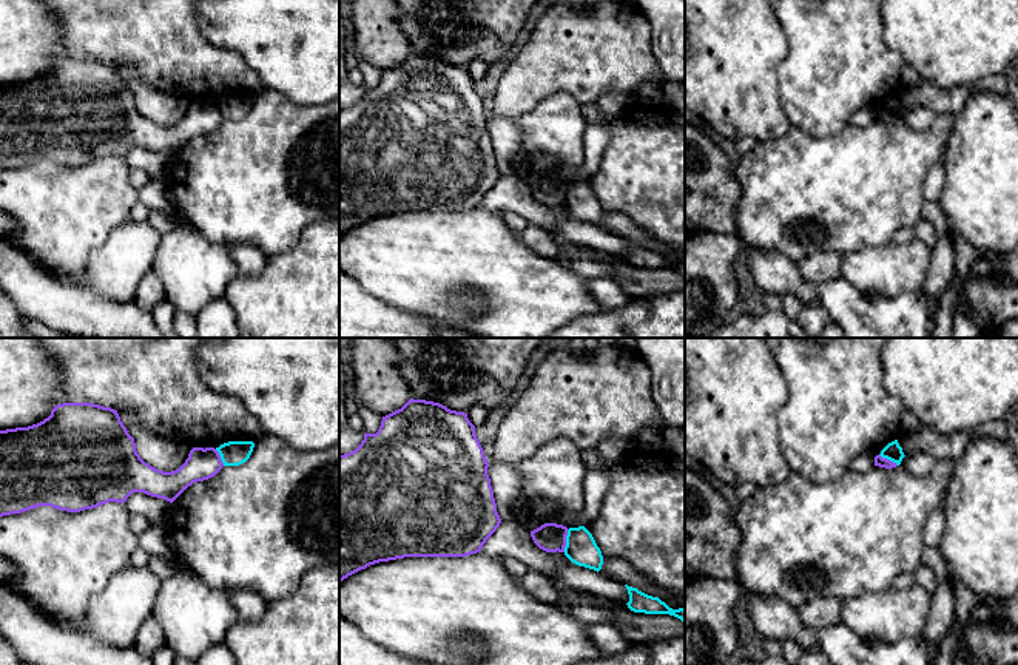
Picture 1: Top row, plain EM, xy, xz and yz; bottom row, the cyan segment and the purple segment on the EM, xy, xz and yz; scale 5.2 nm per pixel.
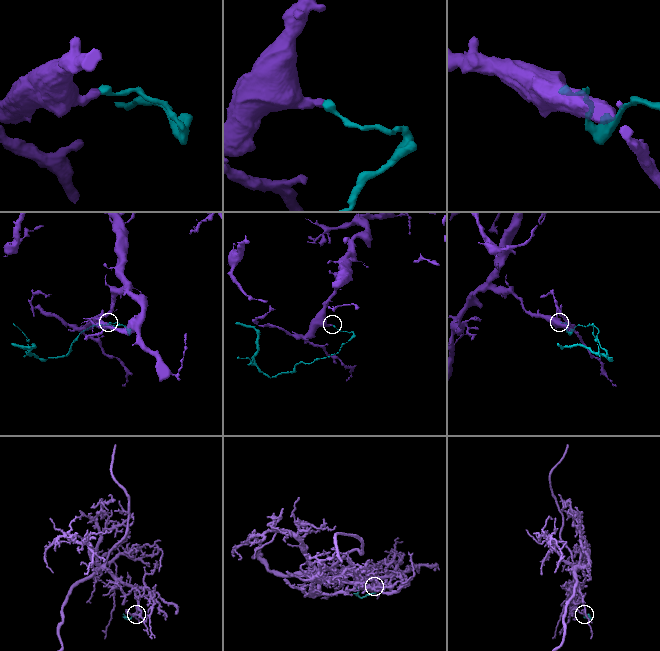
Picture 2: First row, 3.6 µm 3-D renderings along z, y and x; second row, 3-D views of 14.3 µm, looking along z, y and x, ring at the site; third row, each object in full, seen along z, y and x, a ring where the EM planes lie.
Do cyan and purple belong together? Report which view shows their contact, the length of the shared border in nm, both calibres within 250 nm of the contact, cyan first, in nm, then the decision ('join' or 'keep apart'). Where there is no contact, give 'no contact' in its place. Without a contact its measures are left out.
meets cyan in xz; contact 120 nm long; 160 nm thick on the cyan side, 160 nm on the other; keep apart

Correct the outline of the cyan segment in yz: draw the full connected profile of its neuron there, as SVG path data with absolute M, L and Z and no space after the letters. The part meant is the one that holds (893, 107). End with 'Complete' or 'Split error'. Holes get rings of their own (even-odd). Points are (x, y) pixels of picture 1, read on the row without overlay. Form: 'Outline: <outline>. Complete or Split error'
Outline: M898 94L888 97L879 108L882 113L887 113L898 120L901 119L902 113L905 111L902 102L899 100Z. Complete

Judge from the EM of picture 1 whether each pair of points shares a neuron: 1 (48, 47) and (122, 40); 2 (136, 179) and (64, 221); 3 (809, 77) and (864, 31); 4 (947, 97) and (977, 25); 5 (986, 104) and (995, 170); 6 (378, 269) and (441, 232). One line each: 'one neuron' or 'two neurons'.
1: two neurons
2: two neurons
3: one neuron
4: two neurons
5: one neuron
6: one neuron

